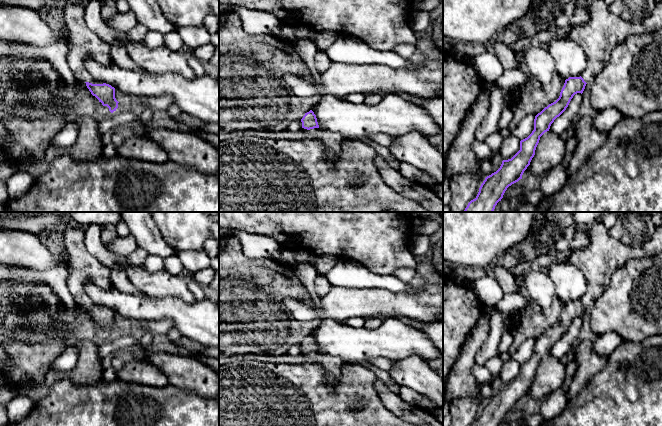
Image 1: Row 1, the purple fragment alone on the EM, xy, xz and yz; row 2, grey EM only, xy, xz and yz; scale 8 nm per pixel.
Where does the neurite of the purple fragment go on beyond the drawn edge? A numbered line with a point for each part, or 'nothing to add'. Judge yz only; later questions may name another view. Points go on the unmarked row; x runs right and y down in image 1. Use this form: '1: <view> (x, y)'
1: yz (598, 262)

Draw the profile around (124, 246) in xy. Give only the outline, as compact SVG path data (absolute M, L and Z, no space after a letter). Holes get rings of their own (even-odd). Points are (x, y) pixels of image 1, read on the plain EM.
M129 235L126 237L117 237L112 243L104 244L104 246L123 257L129 256L133 251L138 248L135 238L133 235Z

